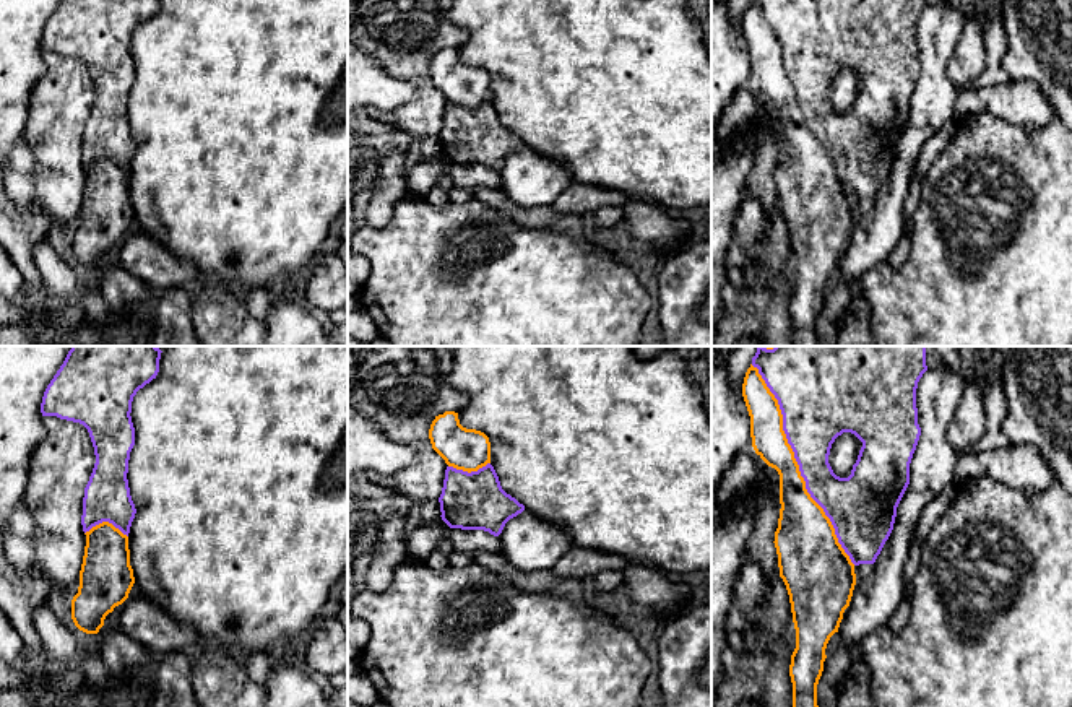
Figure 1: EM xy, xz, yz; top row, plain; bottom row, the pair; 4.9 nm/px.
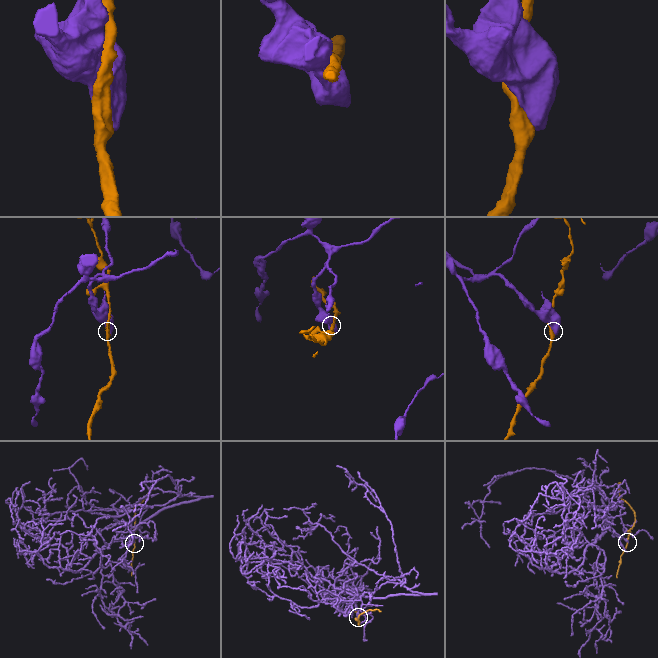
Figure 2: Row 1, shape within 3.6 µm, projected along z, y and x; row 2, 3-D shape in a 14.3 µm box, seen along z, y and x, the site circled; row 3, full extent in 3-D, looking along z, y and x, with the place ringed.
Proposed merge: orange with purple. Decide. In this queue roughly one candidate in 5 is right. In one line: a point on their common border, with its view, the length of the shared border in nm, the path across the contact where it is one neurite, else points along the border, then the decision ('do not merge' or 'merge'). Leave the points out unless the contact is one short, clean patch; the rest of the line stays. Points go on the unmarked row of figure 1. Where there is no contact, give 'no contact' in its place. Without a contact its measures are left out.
yz (796, 99) | 1100 nm | do not merge

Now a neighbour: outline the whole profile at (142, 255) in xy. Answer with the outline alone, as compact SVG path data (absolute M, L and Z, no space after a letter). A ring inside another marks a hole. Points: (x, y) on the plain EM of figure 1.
M145 231L128 232L119 257L120 267L156 294L175 286L198 289L203 284L203 275L192 262L172 254Z

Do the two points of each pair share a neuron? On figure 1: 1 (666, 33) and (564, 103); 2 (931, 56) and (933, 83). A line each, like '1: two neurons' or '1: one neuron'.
1: one neuron
2: one neuron

